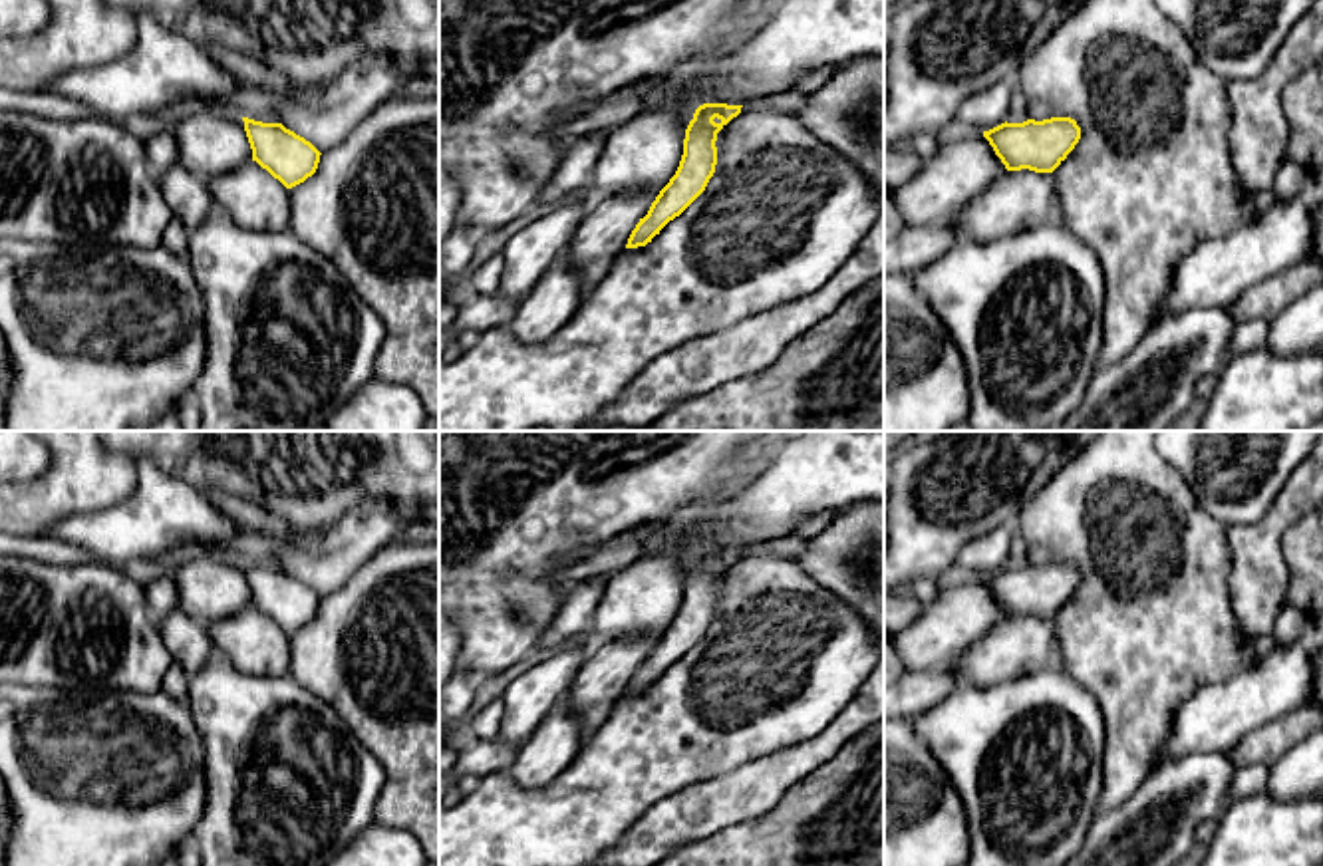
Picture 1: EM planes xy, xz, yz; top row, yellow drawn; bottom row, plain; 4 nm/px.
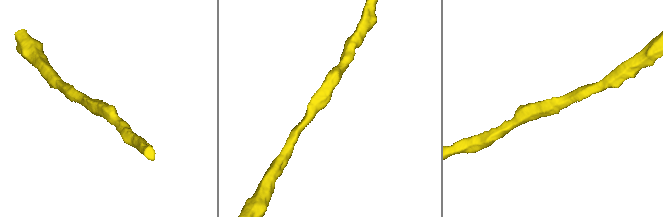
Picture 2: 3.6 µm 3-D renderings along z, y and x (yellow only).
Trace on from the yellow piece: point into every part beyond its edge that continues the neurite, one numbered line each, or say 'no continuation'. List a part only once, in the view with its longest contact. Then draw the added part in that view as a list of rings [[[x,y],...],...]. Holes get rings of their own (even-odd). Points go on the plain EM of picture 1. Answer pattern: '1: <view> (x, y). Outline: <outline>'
no continuation

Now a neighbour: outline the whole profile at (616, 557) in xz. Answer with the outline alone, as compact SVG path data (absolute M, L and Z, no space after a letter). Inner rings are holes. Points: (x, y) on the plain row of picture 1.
M612 542L594 558L564 566L554 574L556 580L586 580L606 572L620 572L646 552L642 542Z

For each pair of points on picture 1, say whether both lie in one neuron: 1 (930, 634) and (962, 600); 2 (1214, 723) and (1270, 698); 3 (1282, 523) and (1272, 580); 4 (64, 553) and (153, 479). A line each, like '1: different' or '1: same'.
1: same
2: same
3: same
4: different

